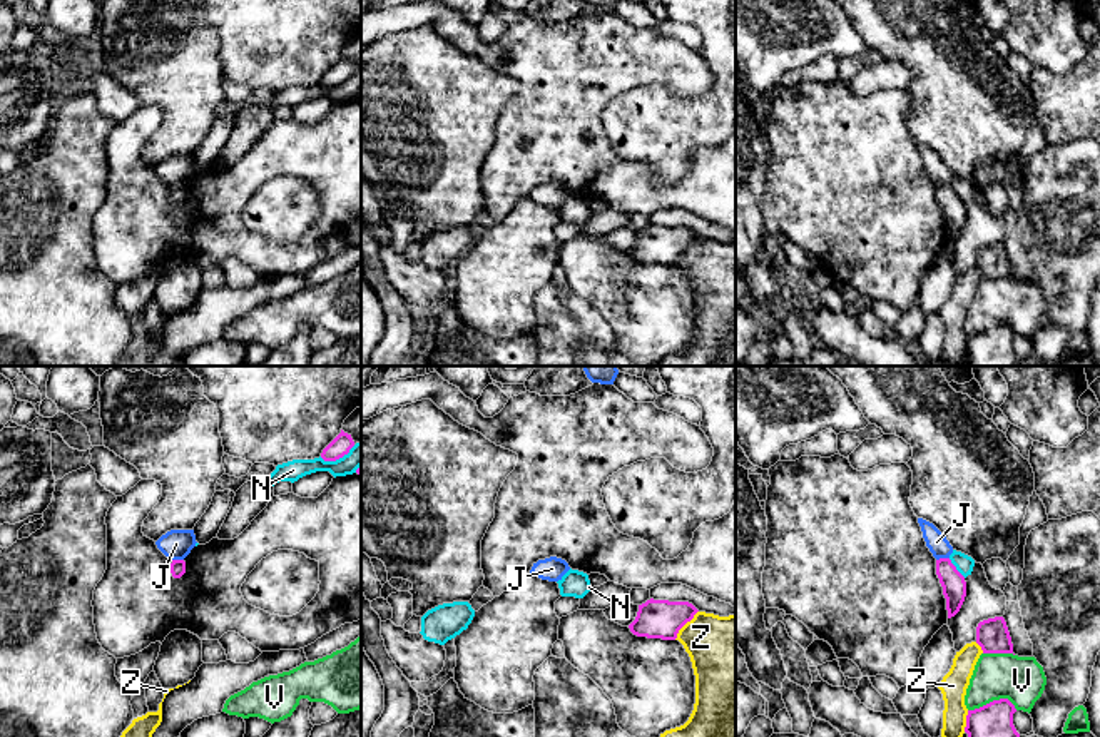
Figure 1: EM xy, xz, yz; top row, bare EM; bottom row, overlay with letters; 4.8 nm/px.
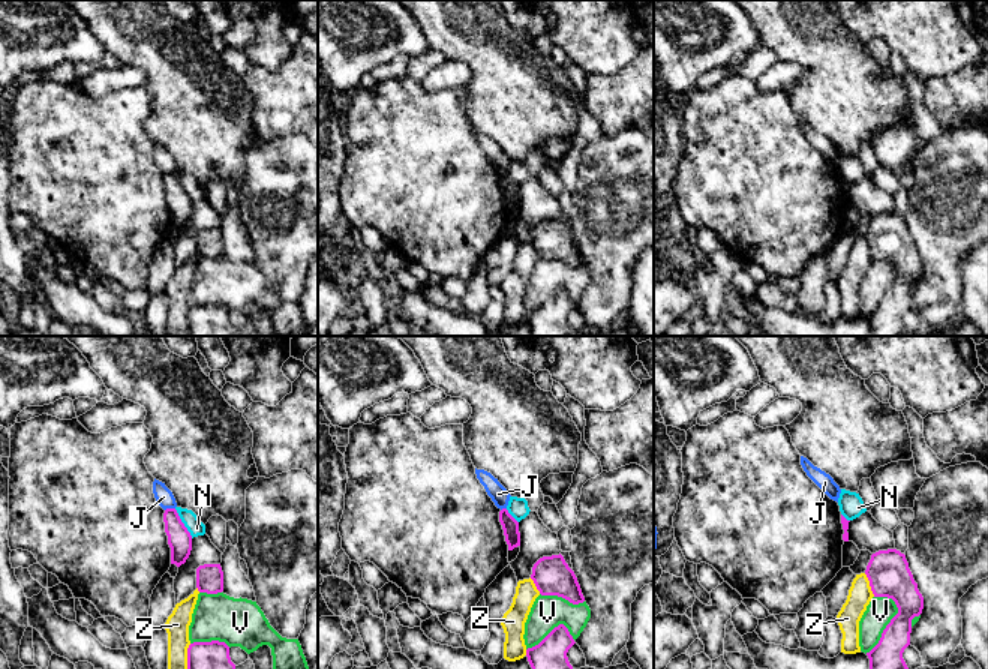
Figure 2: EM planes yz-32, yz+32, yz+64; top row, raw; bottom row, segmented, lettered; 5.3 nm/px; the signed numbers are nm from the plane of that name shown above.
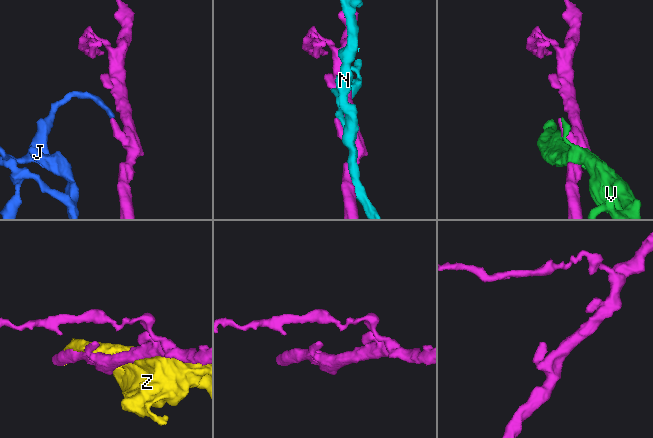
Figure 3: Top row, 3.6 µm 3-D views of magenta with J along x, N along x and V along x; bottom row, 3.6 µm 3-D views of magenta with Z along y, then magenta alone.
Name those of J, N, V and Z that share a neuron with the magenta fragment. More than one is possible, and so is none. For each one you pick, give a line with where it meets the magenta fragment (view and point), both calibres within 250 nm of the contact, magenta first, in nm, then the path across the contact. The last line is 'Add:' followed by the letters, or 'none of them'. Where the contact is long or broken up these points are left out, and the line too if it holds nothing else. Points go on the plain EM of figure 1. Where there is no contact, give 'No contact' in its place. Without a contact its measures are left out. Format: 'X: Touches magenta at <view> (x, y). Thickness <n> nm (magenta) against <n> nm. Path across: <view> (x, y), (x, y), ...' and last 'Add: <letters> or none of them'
Add: none of them

